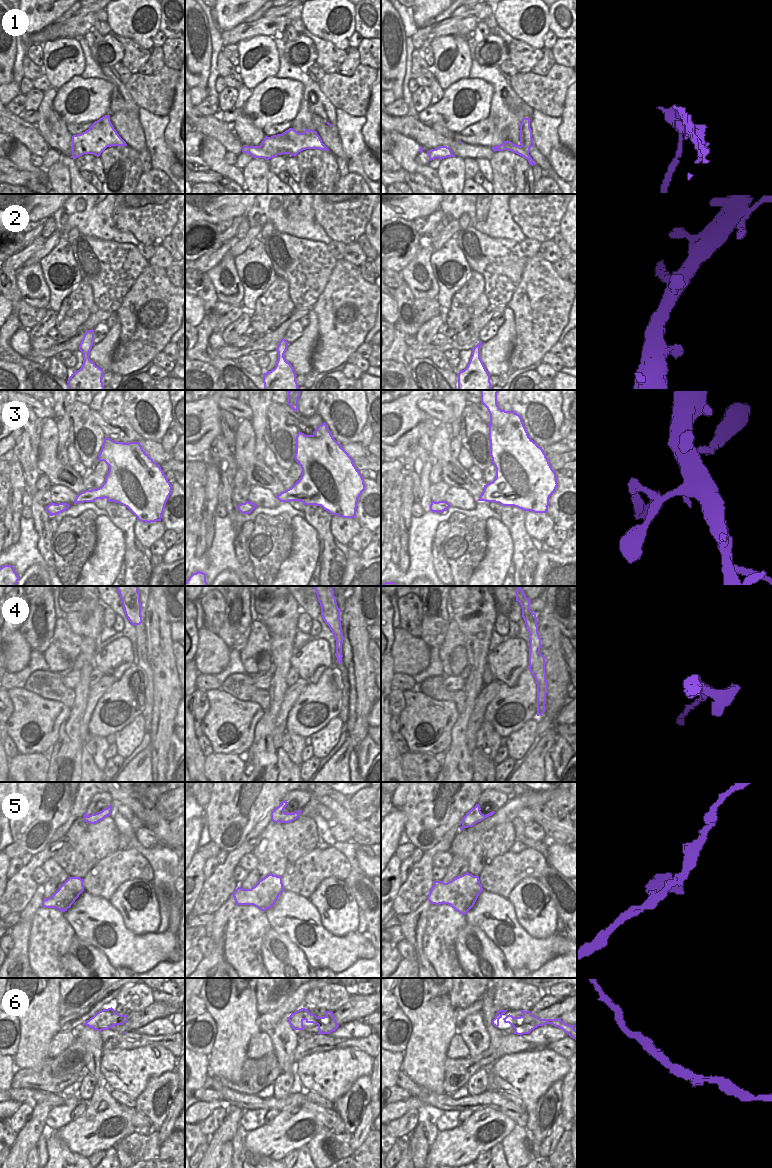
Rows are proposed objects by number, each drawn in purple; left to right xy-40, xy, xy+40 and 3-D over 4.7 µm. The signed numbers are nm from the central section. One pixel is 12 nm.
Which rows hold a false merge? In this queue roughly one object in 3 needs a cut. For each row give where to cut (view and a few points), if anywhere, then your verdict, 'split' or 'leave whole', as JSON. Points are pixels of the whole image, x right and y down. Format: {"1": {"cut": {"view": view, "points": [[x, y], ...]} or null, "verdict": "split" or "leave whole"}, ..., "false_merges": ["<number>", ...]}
{"1": {"cut": {"view": "xy+40", "points": [[520, 146], [528, 154]]}, "verdict": "split"}, "2": {"cut": null, "verdict": "leave whole"}, "3": {"cut": {"view": "xy", "points": [[253, 503], [245, 506], [240, 511]]}, "verdict": "split"}, "4": {"cut": null, "verdict": "leave whole"}, "5": {"cut": null, "verdict": "leave whole"}, "6": {"cut": null, "verdict": "leave whole"}, "false_merges": ["1", "3"]}

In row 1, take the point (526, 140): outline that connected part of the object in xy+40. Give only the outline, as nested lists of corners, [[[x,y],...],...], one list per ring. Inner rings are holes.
[[[523,118],[520,123],[520,144],[528,154],[530,152],[530,148],[534,146],[530,121],[530,118]]]

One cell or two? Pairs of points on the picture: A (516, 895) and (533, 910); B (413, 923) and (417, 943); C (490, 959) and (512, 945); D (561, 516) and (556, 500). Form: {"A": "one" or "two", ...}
{"A": "one", "B": "one", "C": "two", "D": "one"}

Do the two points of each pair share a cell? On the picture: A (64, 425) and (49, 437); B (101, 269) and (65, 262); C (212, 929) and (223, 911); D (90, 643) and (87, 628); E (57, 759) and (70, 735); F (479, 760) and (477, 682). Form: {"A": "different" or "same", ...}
{"A": "different", "B": "different", "C": "same", "D": "different", "E": "same", "F": "different"}

